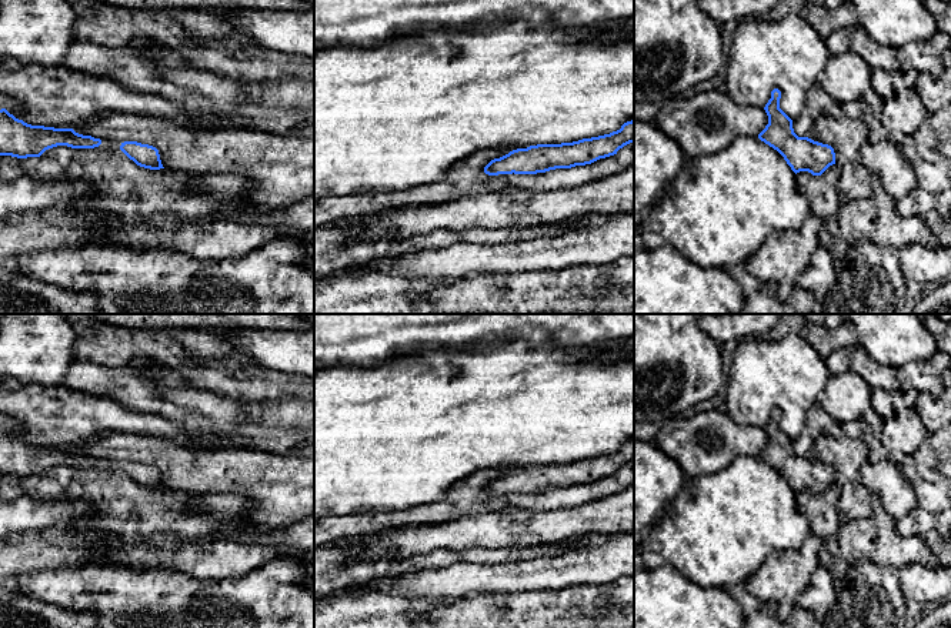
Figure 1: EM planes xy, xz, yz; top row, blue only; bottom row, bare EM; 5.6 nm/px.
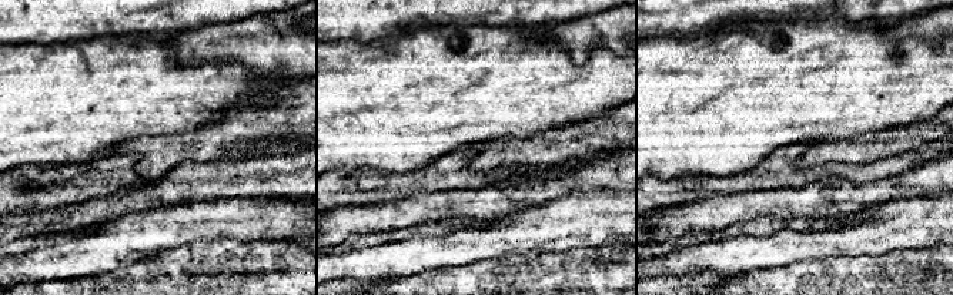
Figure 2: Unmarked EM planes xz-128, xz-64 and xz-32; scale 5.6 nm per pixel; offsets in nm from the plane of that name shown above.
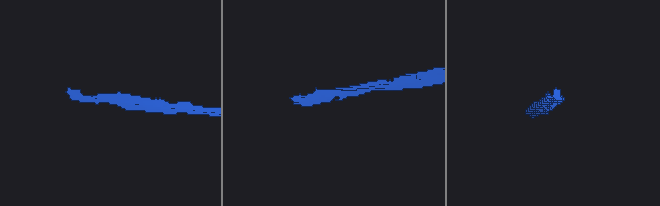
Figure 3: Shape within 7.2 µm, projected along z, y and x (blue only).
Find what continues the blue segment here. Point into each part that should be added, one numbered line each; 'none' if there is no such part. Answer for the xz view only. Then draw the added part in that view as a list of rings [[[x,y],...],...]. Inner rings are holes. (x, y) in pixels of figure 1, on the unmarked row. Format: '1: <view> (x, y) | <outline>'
none

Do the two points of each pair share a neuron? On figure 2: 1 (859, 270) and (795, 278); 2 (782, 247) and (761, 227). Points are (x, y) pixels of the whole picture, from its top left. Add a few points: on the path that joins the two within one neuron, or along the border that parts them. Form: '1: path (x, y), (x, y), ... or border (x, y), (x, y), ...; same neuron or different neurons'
1: path (843, 272), (833, 280), (811, 280); same neuron
2: border (802, 230), (776, 230), (769, 234), (736, 237); different neurons

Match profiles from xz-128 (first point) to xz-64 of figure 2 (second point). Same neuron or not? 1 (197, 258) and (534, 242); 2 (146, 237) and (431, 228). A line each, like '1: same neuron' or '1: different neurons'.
1: different neurons
2: different neurons

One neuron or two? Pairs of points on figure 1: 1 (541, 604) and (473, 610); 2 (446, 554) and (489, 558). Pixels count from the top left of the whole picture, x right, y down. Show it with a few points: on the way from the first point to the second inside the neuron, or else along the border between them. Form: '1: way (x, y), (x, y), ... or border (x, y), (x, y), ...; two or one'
1: way (524, 604), (516, 611), (490, 611); one
2: way (456, 557), (479, 557); one

